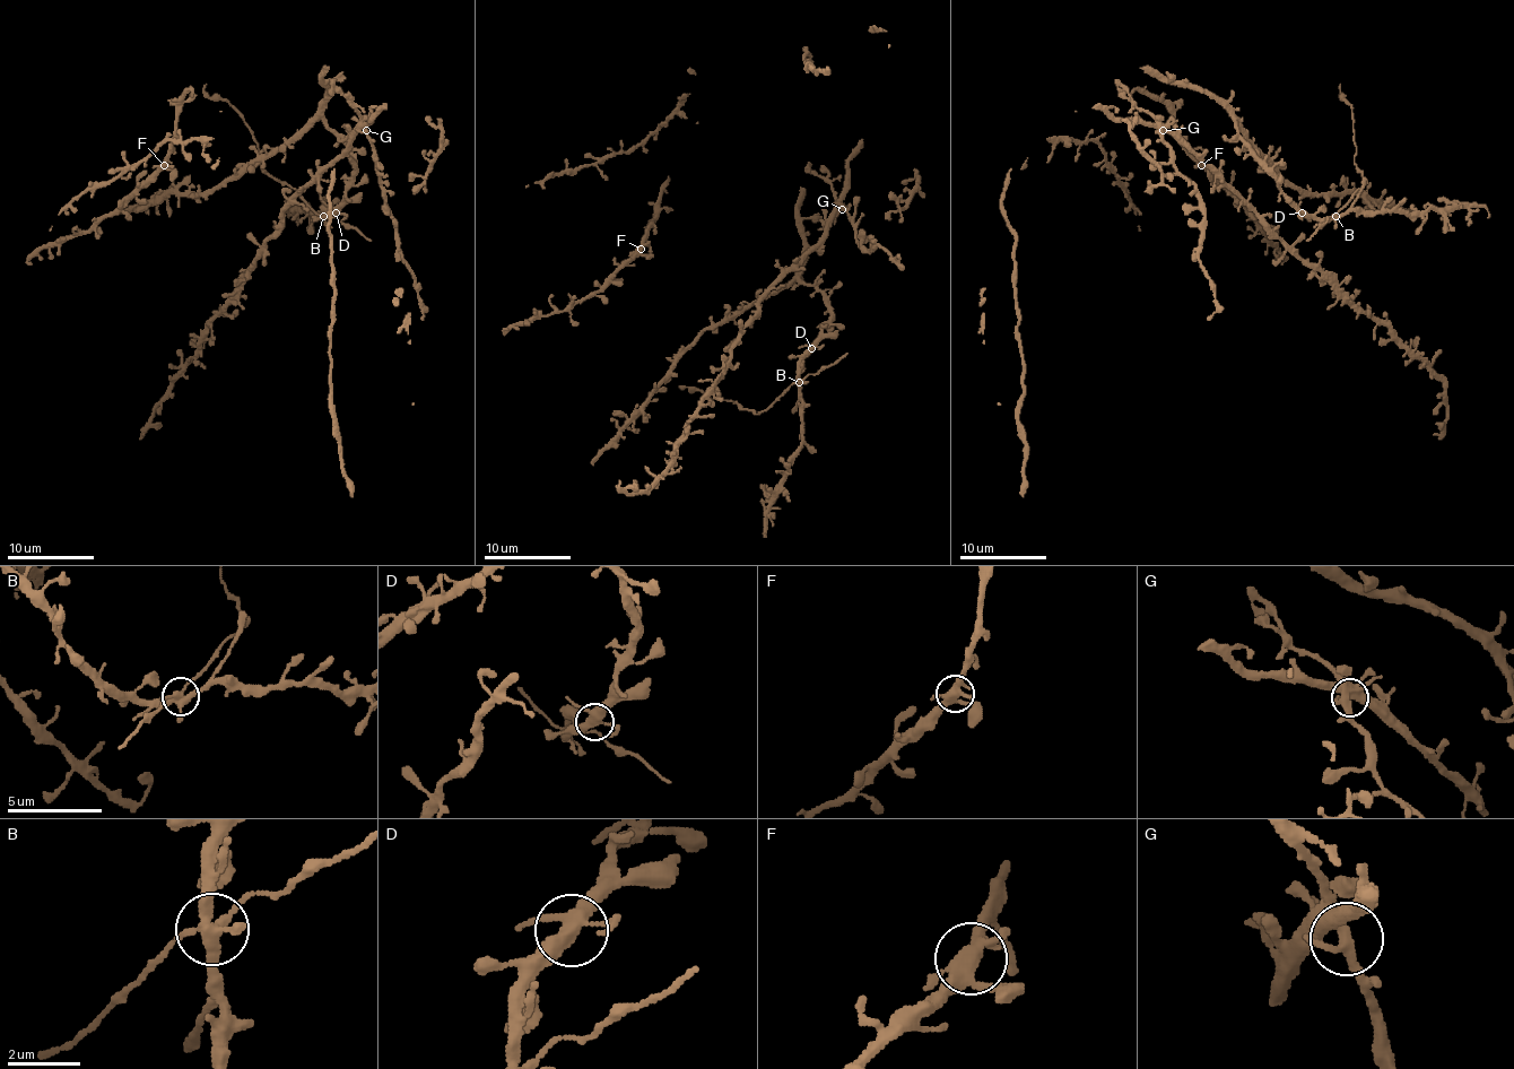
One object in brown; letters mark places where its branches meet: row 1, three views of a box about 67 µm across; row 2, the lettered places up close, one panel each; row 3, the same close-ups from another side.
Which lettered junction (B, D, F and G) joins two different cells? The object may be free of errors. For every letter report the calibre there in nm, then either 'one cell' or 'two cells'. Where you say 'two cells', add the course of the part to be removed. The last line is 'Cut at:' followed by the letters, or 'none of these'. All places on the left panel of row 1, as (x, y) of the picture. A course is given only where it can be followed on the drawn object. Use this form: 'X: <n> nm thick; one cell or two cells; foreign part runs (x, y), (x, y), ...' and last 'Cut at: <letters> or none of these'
B: 360 nm thick; one cell
D: 380 nm thick; one cell
F: 360 nm thick; one cell
G: 360 nm thick; one cell
Cut at: none of these

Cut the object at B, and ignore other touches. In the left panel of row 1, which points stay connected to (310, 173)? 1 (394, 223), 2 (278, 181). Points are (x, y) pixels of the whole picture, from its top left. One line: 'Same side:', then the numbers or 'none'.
Same side: 1

